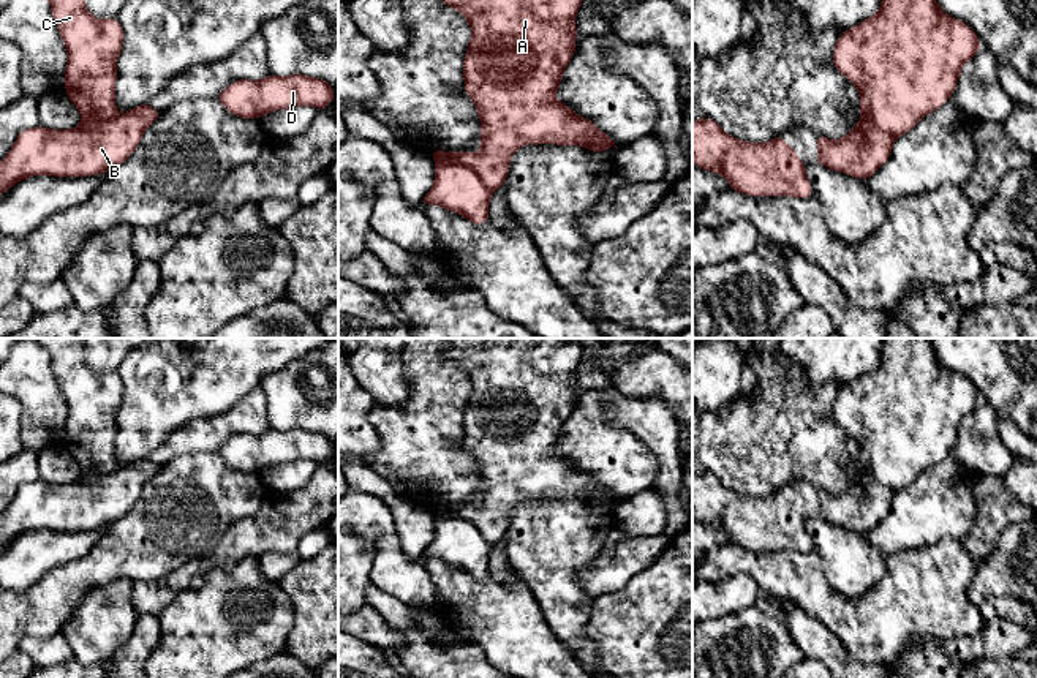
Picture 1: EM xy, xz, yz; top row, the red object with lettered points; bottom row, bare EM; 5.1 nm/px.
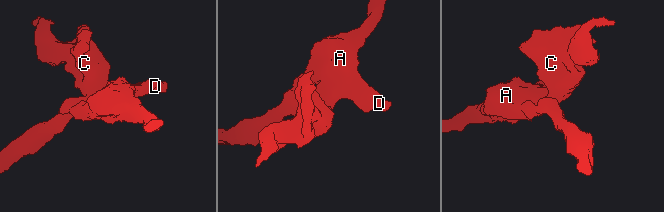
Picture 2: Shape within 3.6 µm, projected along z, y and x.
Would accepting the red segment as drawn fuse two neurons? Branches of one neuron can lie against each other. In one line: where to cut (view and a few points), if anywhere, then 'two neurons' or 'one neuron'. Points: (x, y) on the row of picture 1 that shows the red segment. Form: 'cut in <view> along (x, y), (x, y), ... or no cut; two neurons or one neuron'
cut in xz along (437, 163), (463, 163), (492, 190); two neurons

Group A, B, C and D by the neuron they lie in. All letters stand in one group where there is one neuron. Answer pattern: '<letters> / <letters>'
A B D / C

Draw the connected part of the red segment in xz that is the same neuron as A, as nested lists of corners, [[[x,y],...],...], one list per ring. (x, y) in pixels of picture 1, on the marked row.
[[[441,0],[457,8],[473,35],[463,60],[465,92],[481,119],[481,152],[430,150],[436,164],[471,168],[495,191],[507,177],[512,153],[526,144],[580,145],[591,152],[618,149],[593,120],[555,100],[563,71],[575,52],[575,13],[582,0]]]

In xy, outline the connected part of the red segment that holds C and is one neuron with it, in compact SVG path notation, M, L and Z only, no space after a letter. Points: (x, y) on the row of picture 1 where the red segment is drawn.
M49 0L52 17L62 35L68 62L65 95L82 120L115 119L117 58L123 46L123 28L114 17L98 19L85 9L84 0Z

